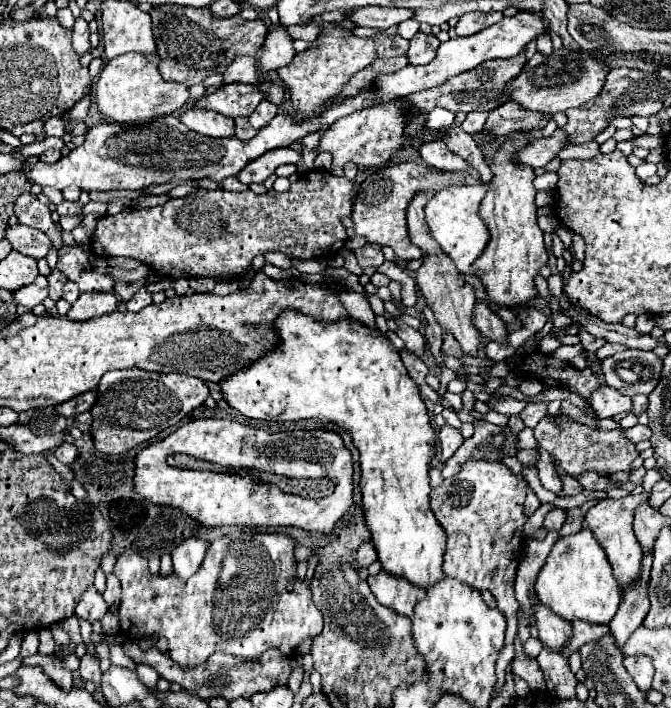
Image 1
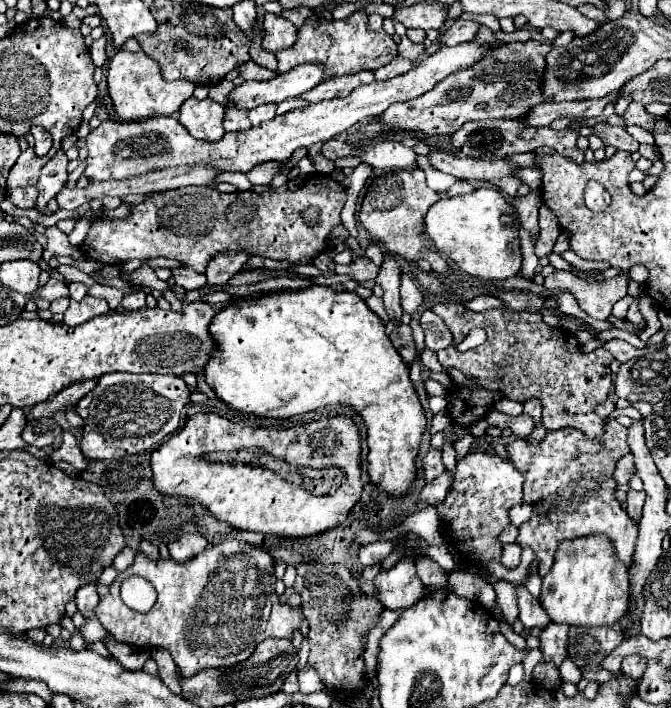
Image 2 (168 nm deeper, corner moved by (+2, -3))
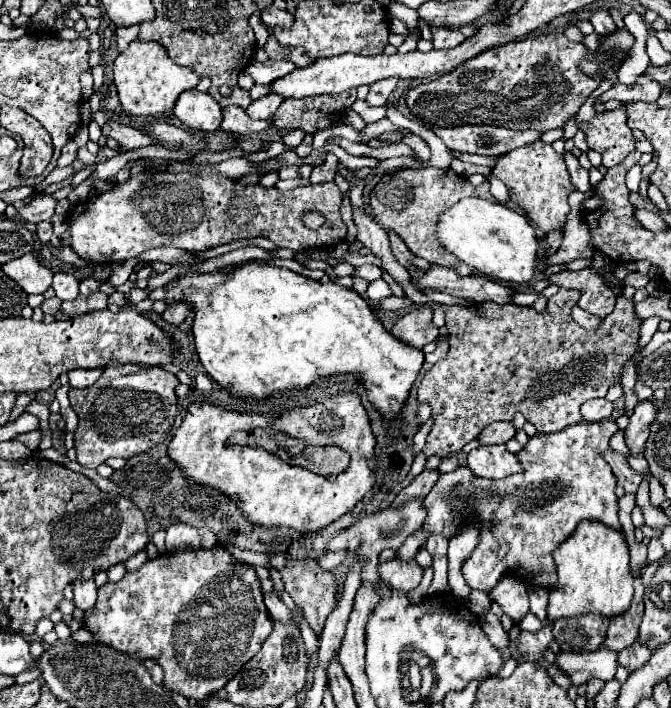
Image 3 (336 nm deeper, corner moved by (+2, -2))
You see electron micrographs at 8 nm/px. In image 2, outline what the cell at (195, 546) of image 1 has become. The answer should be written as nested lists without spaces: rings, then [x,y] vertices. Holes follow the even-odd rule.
[[[186,534],[186,536],[180,536],[176,542],[168,544],[168,550],[176,562],[184,564],[192,560],[196,554],[200,554],[206,548],[206,544],[208,540],[202,534]]]

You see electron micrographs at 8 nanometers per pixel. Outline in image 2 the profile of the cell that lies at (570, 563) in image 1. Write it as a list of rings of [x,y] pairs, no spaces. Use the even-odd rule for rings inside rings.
[[[604,536],[566,540],[558,546],[550,572],[542,578],[540,604],[552,622],[564,622],[572,626],[612,626],[628,610],[628,568],[616,558],[612,544],[604,540]]]

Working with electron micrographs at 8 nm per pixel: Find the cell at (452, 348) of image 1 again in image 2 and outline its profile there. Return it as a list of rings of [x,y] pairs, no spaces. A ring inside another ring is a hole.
[[[436,304],[432,308],[454,336],[454,342],[438,352],[438,360],[444,368],[458,368],[468,378],[480,382],[482,390],[470,390],[454,386],[450,390],[448,414],[460,426],[470,426],[484,418],[490,410],[488,392],[500,392],[506,398],[524,402],[528,398],[542,400],[542,424],[546,430],[576,428],[588,438],[600,438],[604,434],[604,420],[596,416],[596,404],[604,402],[610,392],[610,362],[612,354],[606,350],[594,350],[582,354],[578,340],[562,328],[550,328],[540,314],[532,312],[508,312],[508,310],[484,310],[472,312],[462,304]],[[472,328],[484,328],[488,340],[468,352],[460,352],[456,346],[466,338]]]

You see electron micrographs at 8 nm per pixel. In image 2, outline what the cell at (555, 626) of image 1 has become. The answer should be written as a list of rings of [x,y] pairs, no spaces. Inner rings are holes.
[[[526,588],[518,590],[518,608],[520,608],[520,620],[526,628],[546,628],[550,624],[548,616],[544,616],[544,608],[540,606],[540,600],[532,596]]]

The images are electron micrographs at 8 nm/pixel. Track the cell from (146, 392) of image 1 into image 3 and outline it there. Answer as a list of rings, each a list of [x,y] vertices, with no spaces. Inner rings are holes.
[[[108,363],[108,367],[104,367],[102,377],[92,387],[70,389],[68,397],[72,409],[78,415],[78,427],[74,431],[74,449],[78,455],[78,463],[82,467],[98,467],[108,457],[132,457],[148,451],[156,443],[166,441],[176,417],[176,395],[174,395],[176,385],[178,385],[176,375],[164,371],[162,367]]]

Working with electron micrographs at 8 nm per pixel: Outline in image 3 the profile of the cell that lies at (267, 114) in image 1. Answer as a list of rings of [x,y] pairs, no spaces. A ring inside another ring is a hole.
[[[266,95],[262,99],[256,99],[252,101],[248,107],[246,107],[246,113],[252,117],[252,119],[270,119],[276,109],[280,107],[280,103],[284,101],[284,97],[280,95]]]

